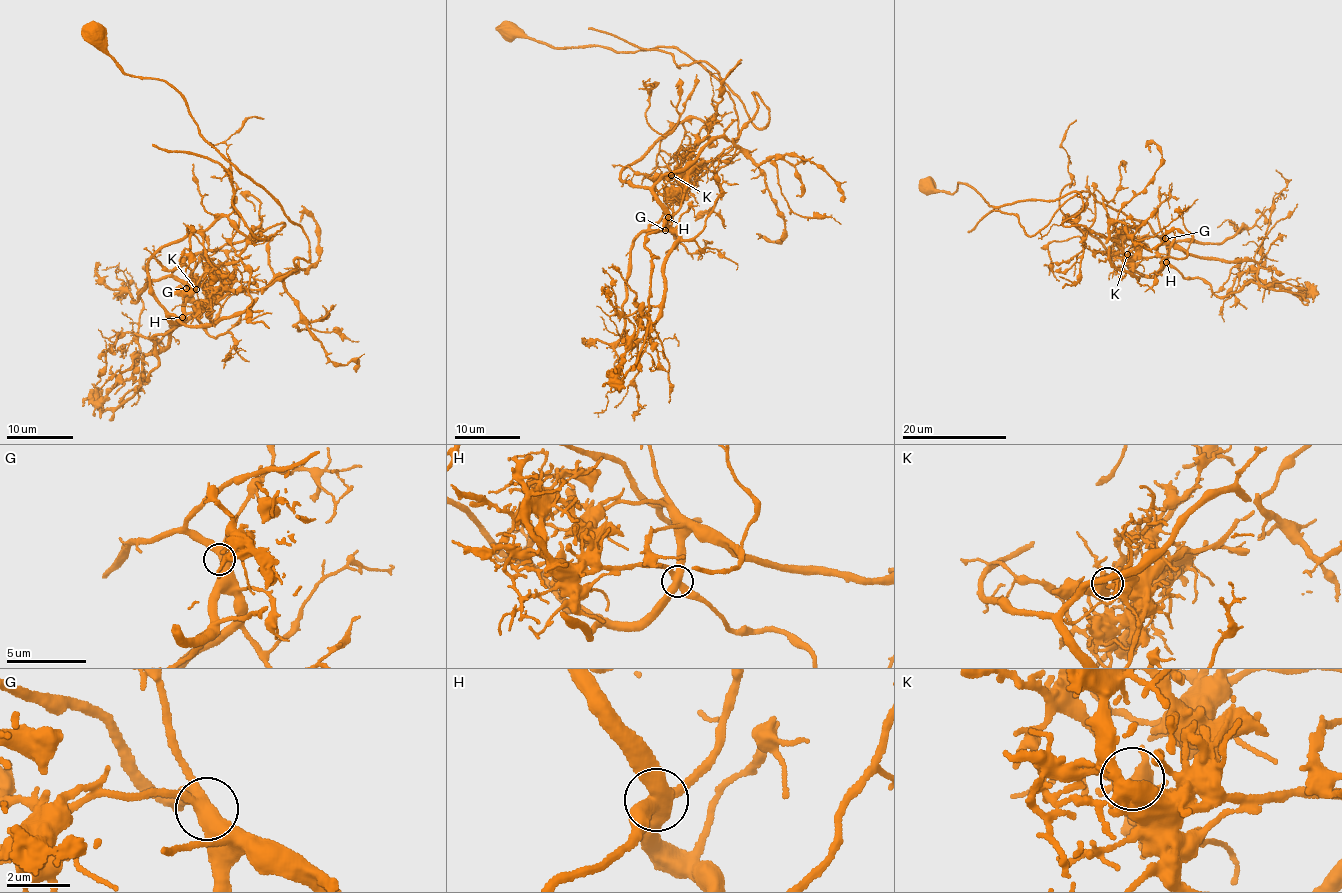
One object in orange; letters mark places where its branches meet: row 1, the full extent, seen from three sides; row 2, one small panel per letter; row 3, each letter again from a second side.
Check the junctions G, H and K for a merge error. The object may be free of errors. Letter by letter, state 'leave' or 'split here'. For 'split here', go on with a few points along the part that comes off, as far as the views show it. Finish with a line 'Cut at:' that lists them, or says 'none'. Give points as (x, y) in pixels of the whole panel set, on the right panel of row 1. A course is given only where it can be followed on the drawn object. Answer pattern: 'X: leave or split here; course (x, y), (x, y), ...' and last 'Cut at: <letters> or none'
G: leave
H: split here; course (1166, 261), (1063, 225), (1082, 208), (1076, 191), (999, 208), (963, 184), (953, 195), (921, 186)
K: leave
Cut at: H

